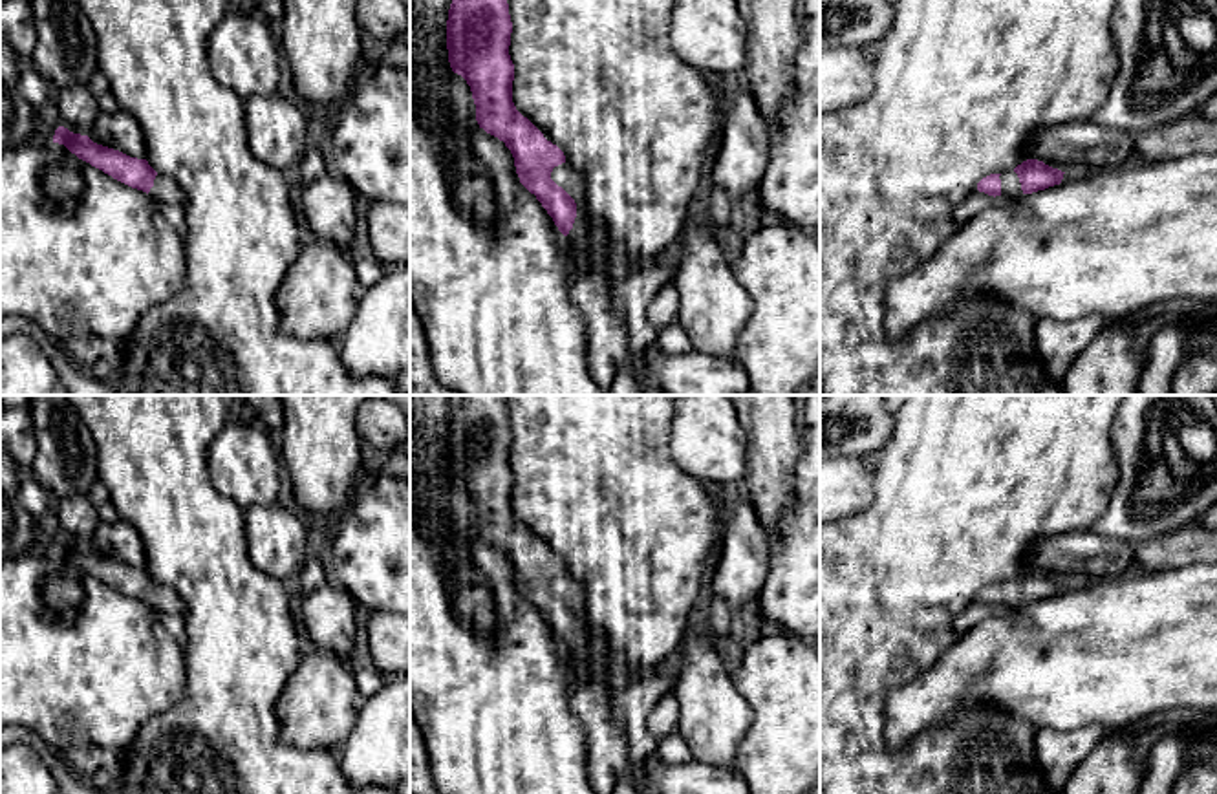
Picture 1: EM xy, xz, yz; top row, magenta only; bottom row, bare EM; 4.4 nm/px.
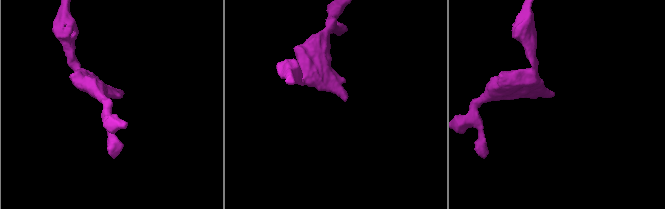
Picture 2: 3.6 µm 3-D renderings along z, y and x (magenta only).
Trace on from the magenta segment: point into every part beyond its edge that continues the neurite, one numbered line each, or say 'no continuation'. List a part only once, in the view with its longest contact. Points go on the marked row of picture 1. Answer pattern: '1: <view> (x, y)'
1: xz (586, 242)

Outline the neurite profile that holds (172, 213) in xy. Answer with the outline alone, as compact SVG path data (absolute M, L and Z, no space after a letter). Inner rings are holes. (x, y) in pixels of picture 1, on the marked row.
M159 203L163 218L174 227L174 231L183 238L187 232L185 207L178 203Z

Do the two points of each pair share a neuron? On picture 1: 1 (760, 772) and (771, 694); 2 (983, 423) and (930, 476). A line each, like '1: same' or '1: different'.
1: same
2: same

